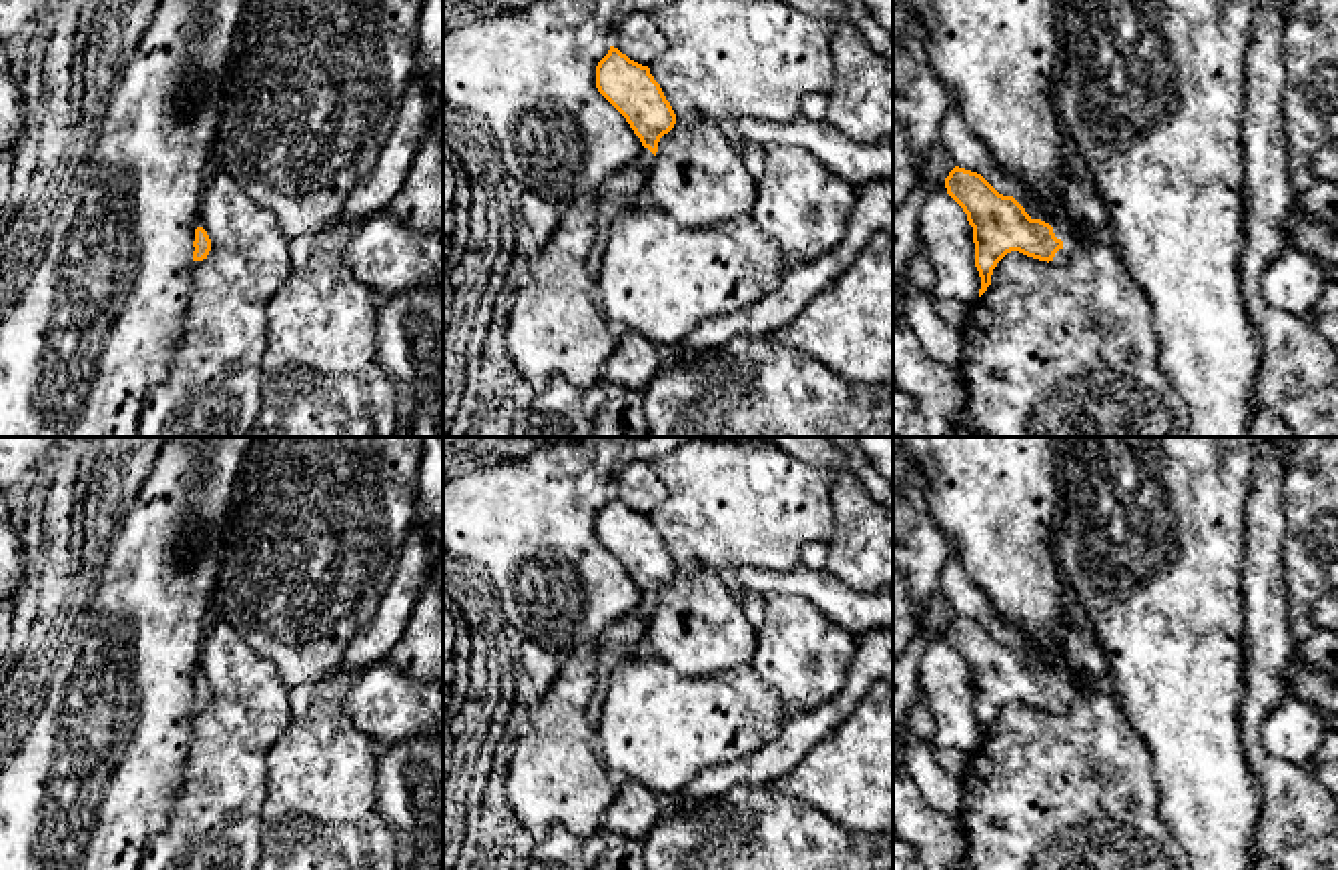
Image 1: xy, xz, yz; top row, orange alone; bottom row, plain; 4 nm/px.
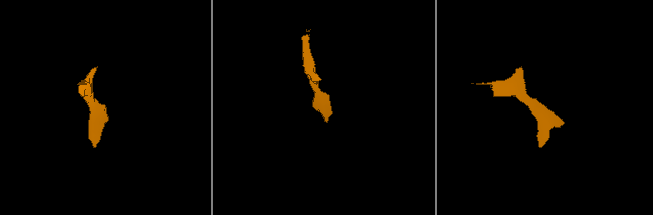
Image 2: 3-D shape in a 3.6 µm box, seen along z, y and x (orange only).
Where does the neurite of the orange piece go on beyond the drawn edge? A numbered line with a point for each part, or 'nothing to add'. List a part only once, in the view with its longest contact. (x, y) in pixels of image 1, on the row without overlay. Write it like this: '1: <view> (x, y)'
1: yz (1062, 678)

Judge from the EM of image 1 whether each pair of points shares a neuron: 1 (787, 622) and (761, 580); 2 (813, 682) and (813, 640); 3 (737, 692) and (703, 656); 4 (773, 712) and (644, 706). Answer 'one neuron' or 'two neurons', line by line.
1: two neurons
2: one neuron
3: two neurons
4: one neuron

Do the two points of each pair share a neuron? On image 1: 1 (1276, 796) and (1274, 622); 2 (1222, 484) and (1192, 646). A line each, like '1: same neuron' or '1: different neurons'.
1: same neuron
2: same neuron

